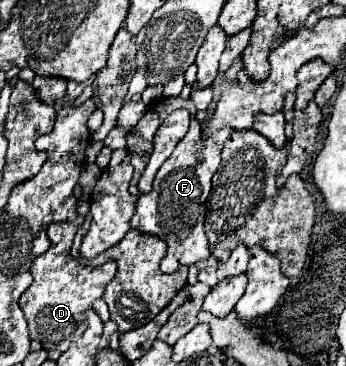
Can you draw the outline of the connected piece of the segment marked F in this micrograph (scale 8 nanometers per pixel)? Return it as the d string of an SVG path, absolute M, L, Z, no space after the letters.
M191 118L187 136L183 136L183 140L175 146L171 158L167 158L157 172L157 176L153 180L151 198L137 200L137 208L131 218L131 226L145 234L155 234L165 240L167 254L161 262L161 270L167 274L175 272L183 264L189 266L189 264L195 264L195 262L211 256L209 240L203 230L205 202L207 202L207 196L211 190L211 176L219 168L223 144L231 134L233 134L233 130L223 128L205 140L199 122L195 118Z

